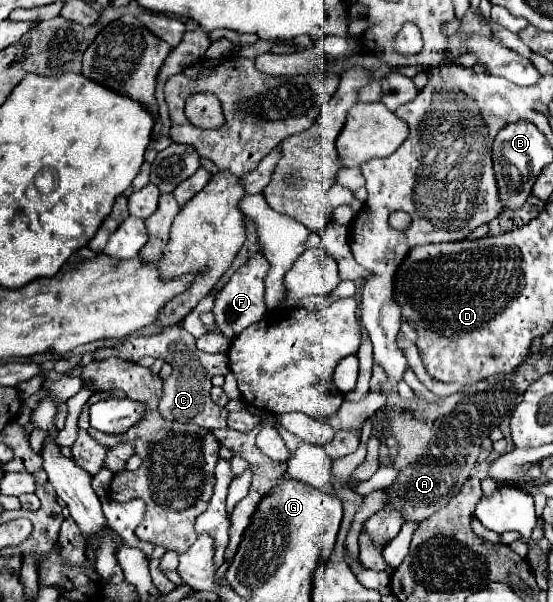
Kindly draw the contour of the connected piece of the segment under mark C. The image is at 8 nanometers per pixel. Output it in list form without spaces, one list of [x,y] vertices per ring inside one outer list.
[[[175,325],[157,335],[129,337],[111,349],[101,349],[99,357],[95,357],[95,359],[105,359],[105,357],[141,359],[145,355],[163,357],[173,367],[173,373],[163,381],[163,397],[159,401],[159,413],[163,419],[179,421],[179,423],[197,423],[205,429],[217,429],[217,427],[227,425],[227,409],[213,403],[213,399],[209,395],[211,377],[217,373],[229,373],[229,359],[225,353],[209,355],[209,353],[197,351],[195,337],[189,335],[183,327]]]

